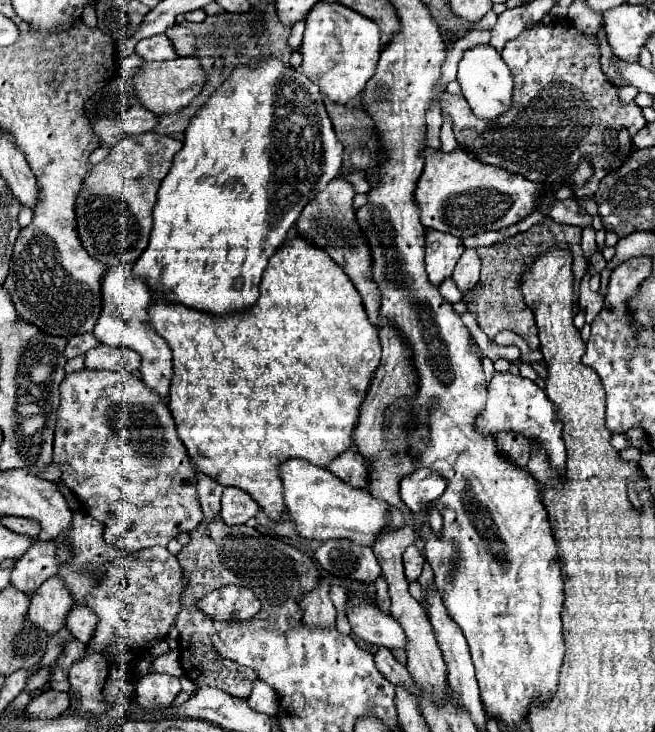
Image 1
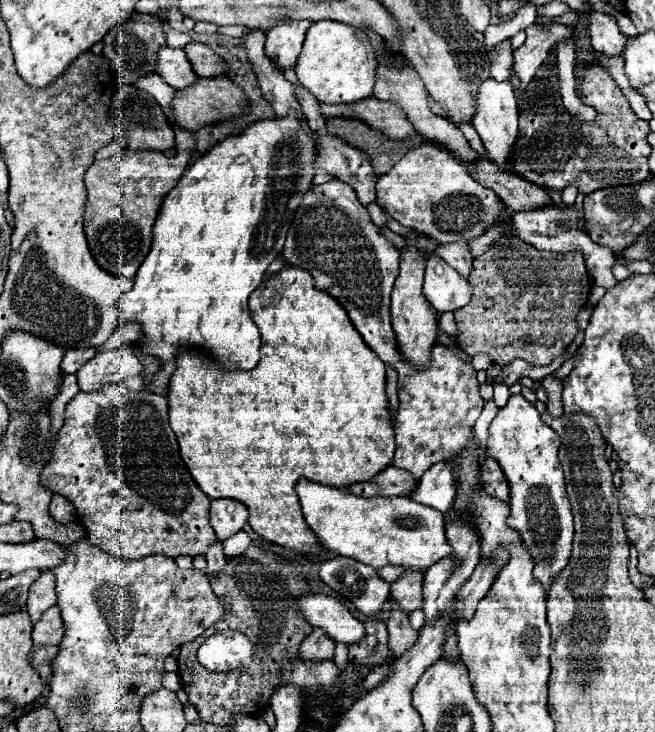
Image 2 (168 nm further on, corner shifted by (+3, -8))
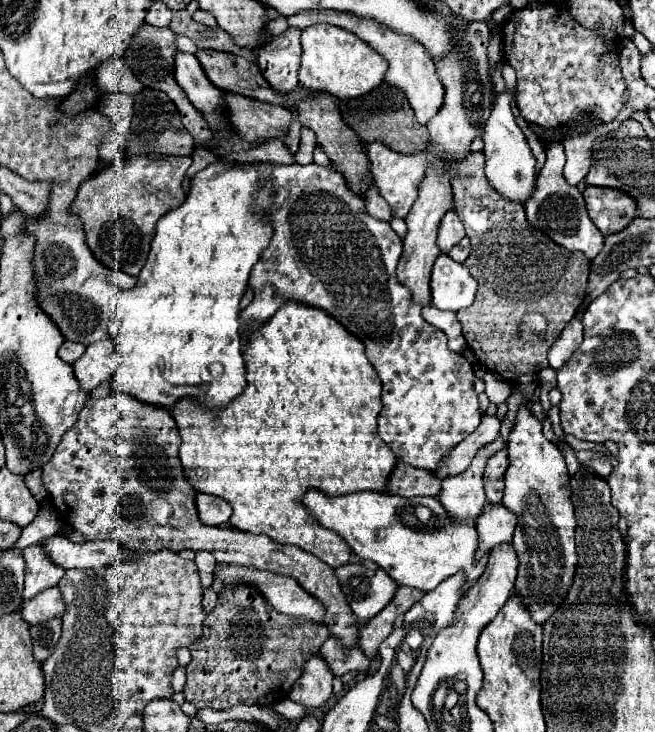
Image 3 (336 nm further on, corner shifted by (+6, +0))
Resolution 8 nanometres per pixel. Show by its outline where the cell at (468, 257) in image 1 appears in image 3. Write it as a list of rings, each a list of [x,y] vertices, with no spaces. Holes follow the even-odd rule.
[[[449,210],[443,220],[441,220],[441,226],[439,226],[439,234],[437,234],[437,246],[441,248],[443,254],[449,254],[451,248],[465,236],[465,230],[463,230],[463,224],[457,216],[457,212]]]

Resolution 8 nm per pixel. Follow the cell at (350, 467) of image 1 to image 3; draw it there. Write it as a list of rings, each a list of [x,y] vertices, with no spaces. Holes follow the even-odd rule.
[[[399,460],[387,480],[387,492],[409,496],[409,498],[411,496],[437,496],[441,492],[441,484],[433,480],[433,472],[413,468]]]

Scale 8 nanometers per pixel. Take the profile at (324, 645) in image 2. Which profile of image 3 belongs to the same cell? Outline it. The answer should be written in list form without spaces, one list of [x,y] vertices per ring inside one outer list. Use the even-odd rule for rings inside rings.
[[[313,654],[305,662],[299,680],[293,684],[289,698],[301,702],[307,708],[321,708],[331,698],[331,680],[333,672],[329,664],[323,660],[321,654]]]

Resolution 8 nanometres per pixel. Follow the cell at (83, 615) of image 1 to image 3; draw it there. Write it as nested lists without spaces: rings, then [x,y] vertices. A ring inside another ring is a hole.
[[[47,588],[45,592],[41,592],[41,596],[33,600],[25,600],[21,610],[21,616],[31,626],[43,624],[45,620],[51,620],[51,618],[61,618],[63,614],[65,614],[65,602],[57,588]]]

